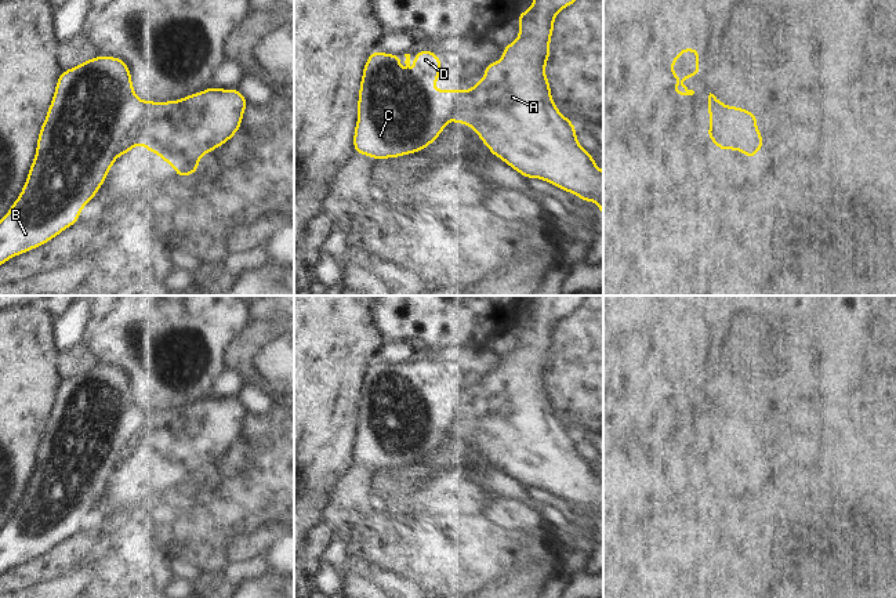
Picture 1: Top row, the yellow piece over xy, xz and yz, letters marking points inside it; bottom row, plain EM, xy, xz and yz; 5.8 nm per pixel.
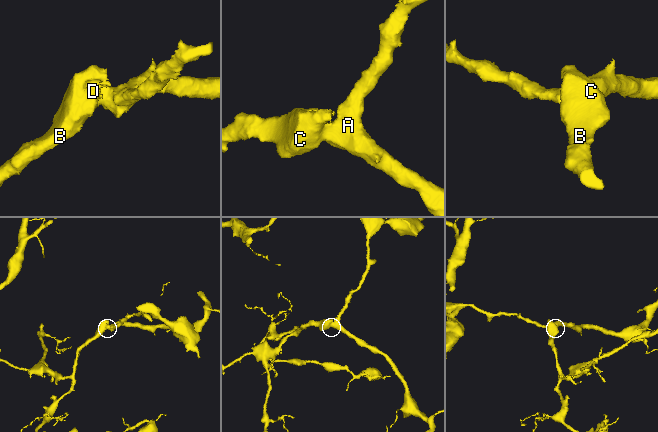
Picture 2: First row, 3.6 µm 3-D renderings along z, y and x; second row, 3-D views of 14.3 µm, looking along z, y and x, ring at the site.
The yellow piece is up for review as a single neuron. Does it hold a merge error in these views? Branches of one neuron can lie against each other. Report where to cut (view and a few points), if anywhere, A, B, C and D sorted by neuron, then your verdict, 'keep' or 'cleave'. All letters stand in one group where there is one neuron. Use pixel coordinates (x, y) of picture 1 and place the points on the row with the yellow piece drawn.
xy (159, 104), (156, 113), (147, 112), (138, 142) | A / B C D | cleave

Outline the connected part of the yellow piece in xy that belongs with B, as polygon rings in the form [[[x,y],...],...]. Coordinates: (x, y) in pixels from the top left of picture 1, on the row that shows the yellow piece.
[[[94,57],[62,70],[26,182],[0,220],[0,265],[50,242],[79,221],[83,207],[104,185],[115,160],[139,144],[137,135],[149,109],[157,115],[159,102],[135,95],[131,72],[120,58]]]

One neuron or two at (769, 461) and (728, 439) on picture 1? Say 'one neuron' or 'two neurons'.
two neurons

